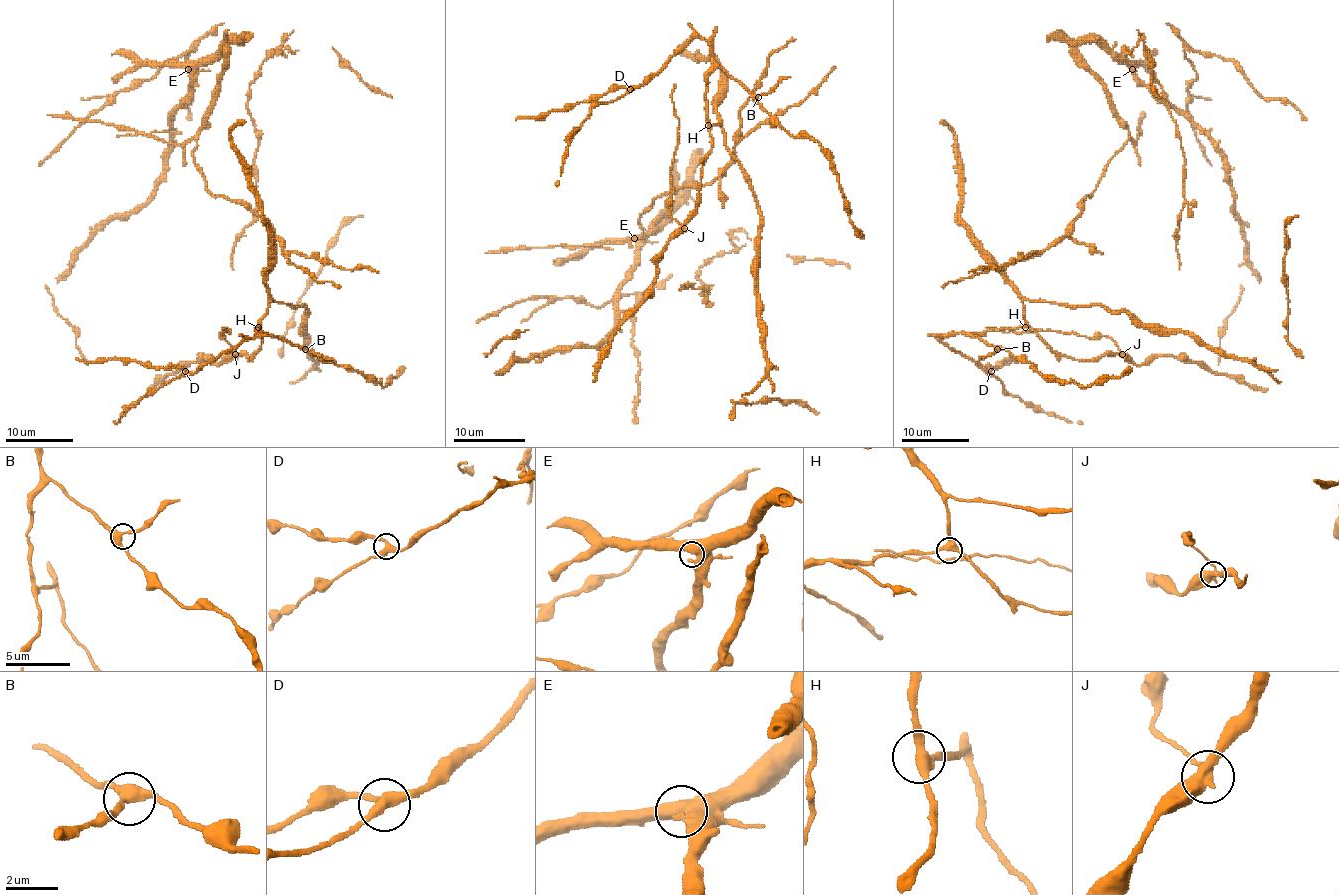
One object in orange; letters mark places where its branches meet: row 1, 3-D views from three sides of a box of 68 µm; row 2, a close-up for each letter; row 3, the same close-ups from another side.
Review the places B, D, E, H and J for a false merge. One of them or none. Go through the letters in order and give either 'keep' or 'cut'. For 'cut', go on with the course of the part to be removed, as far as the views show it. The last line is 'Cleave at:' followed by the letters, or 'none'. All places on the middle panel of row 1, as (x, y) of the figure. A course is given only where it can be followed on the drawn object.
B: keep
D: keep
E: keep
H: keep
J: cut; course (684, 228), (670, 215), (674, 188), (670, 167), (679, 125), (672, 100), (675, 84)
Cleave at: J

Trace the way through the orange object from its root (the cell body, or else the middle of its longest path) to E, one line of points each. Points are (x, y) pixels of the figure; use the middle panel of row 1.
E: (670, 192), (641, 215), (645, 235), (665, 211), (672, 183), (686, 177), (683, 199), (634, 238)

